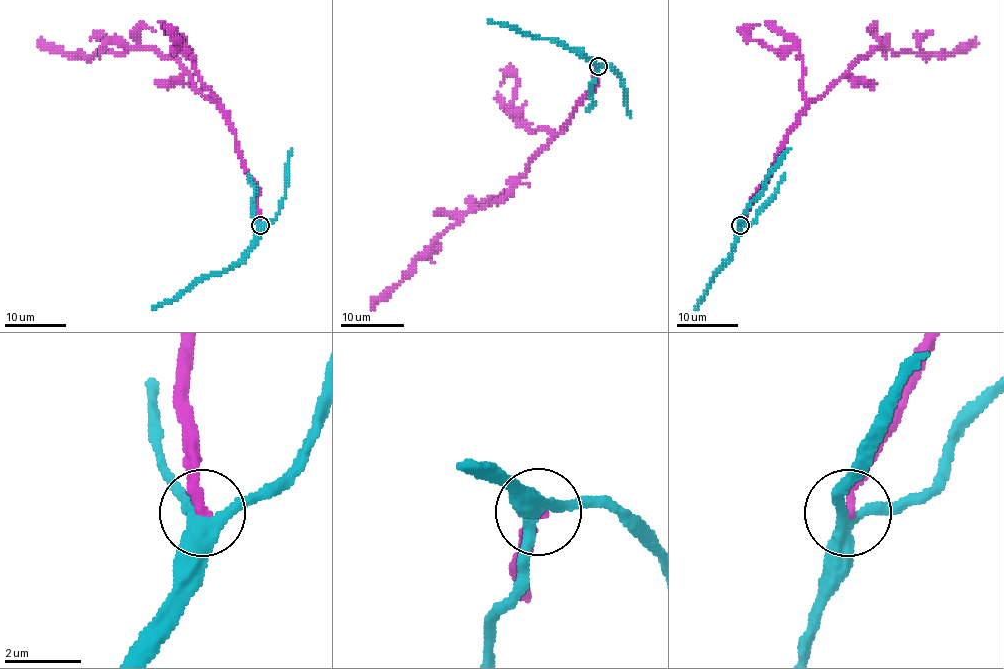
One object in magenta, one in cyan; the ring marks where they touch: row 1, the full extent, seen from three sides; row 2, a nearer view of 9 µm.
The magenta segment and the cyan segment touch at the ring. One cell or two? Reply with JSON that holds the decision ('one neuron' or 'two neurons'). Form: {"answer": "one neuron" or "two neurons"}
{"answer": "two neurons"}

